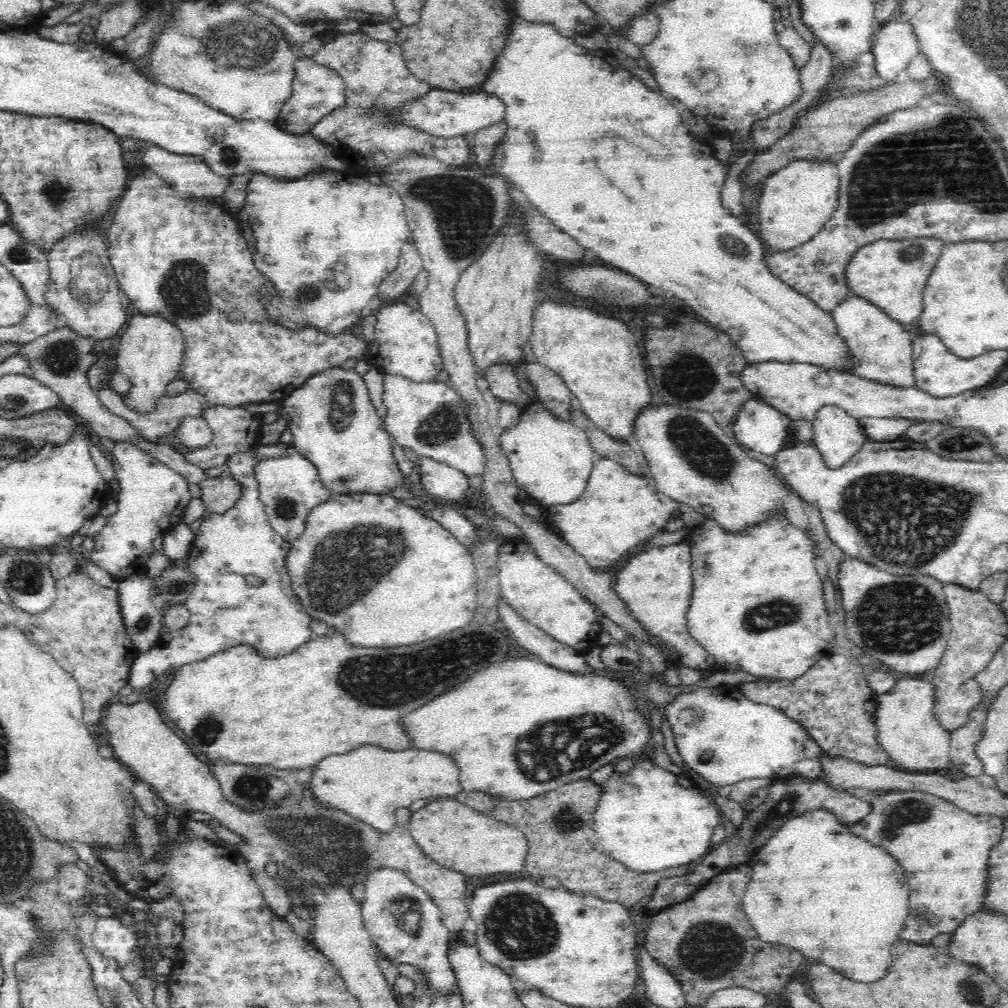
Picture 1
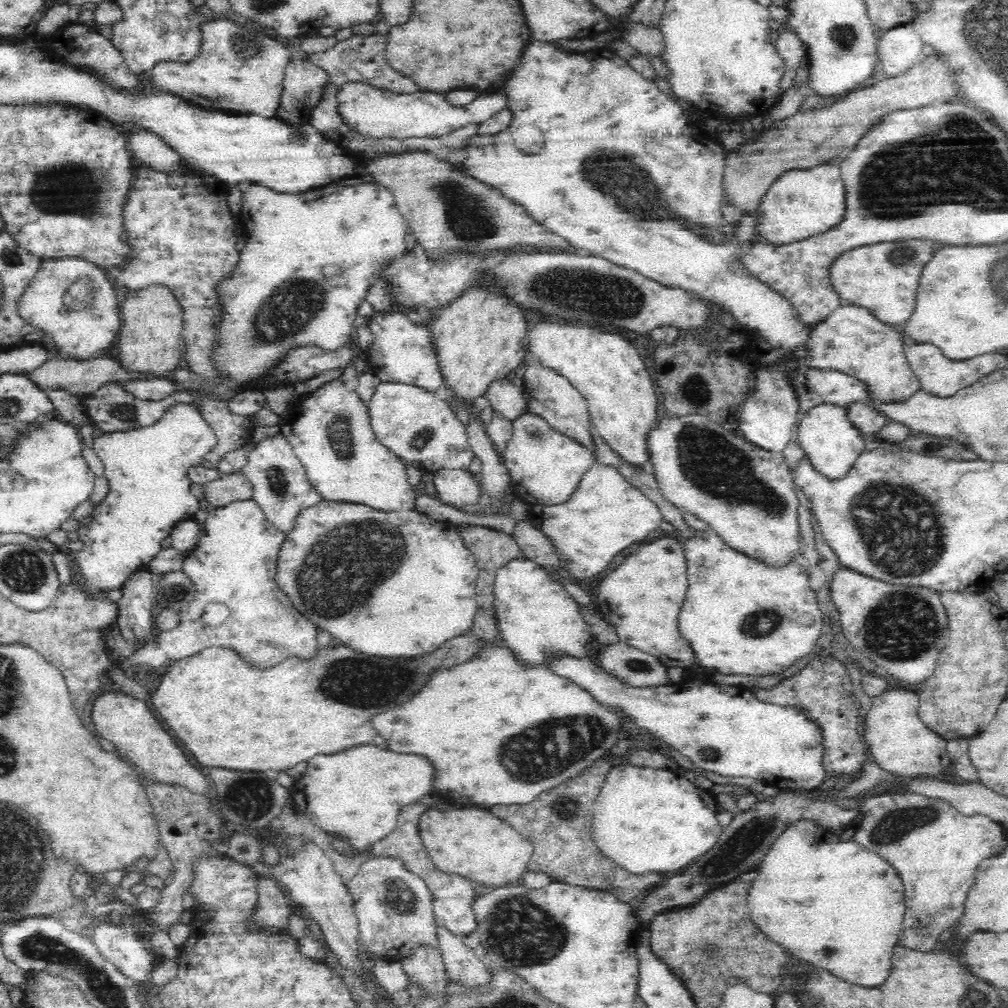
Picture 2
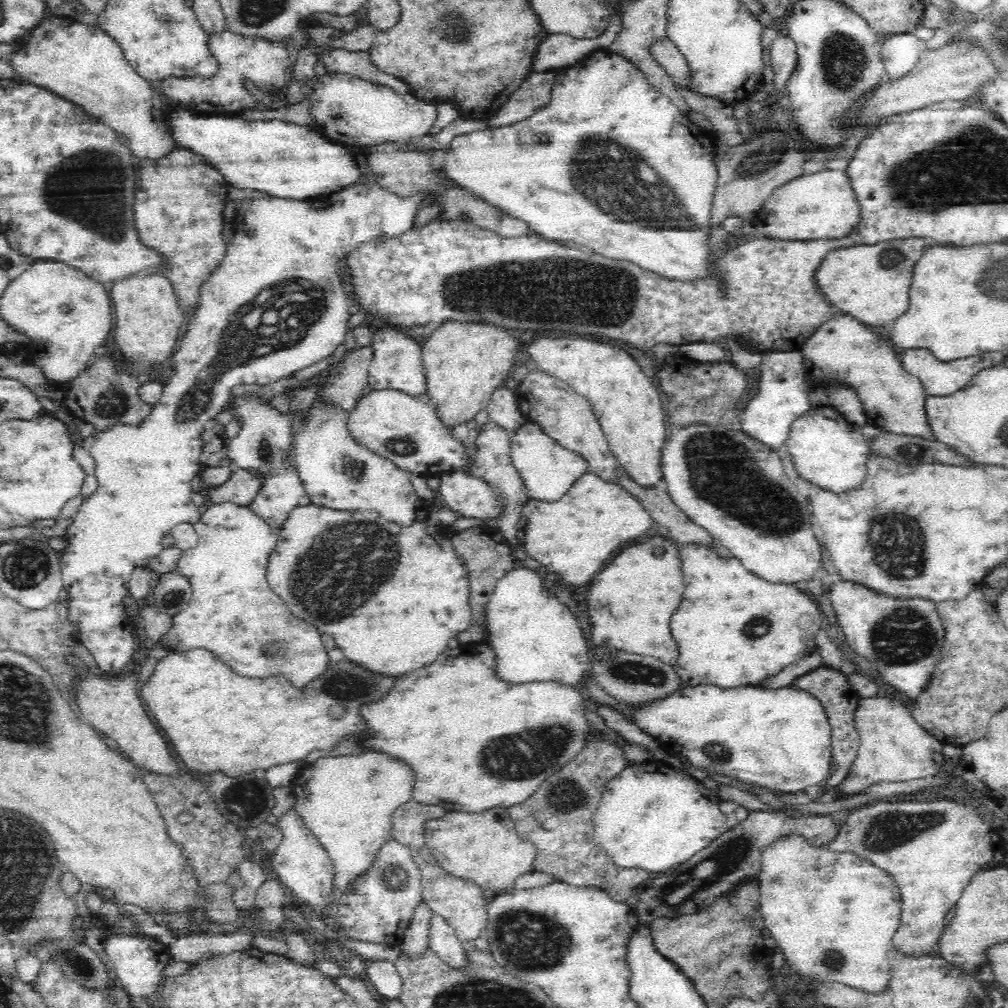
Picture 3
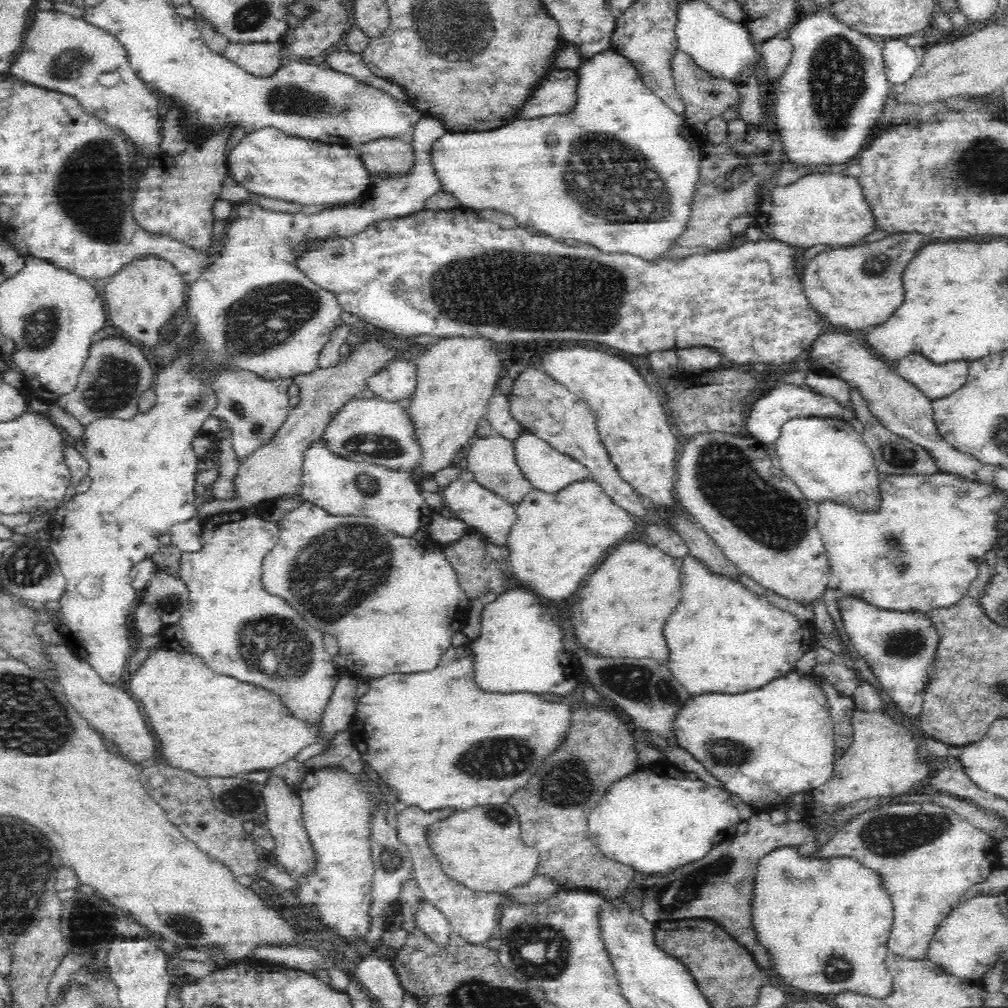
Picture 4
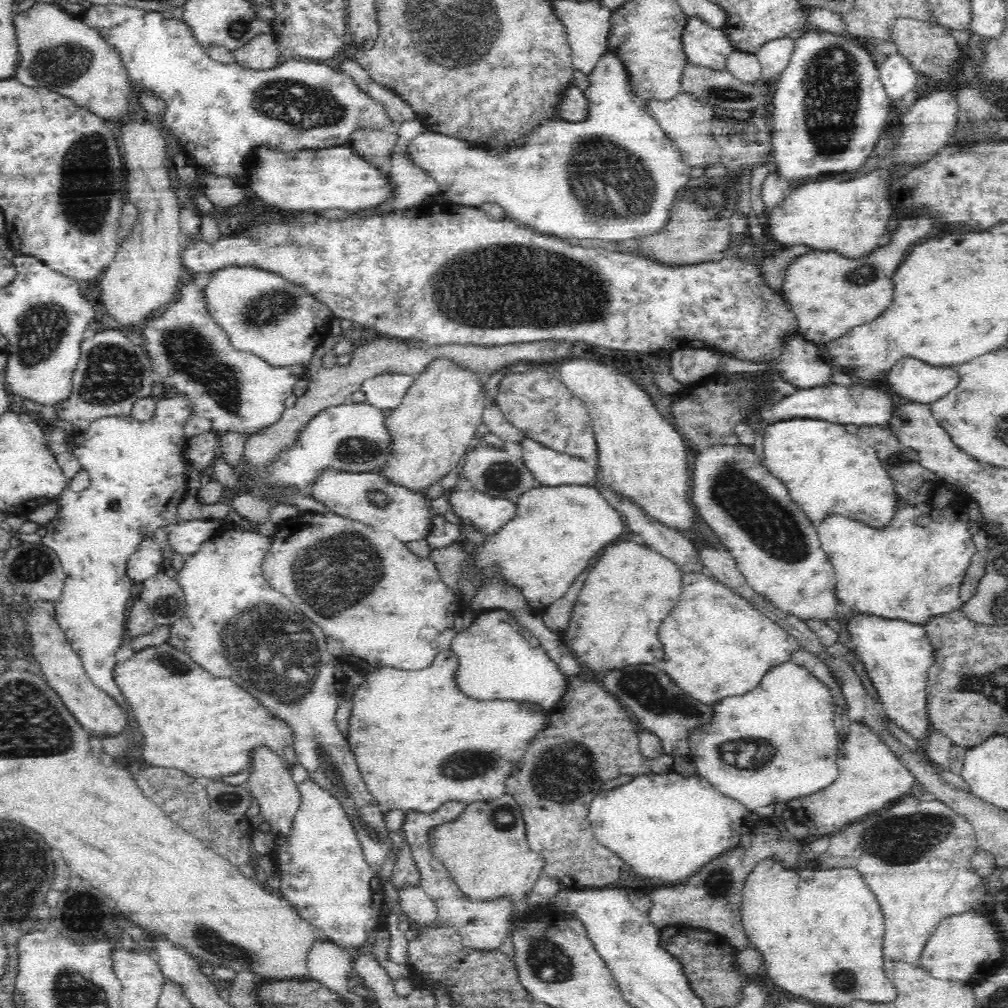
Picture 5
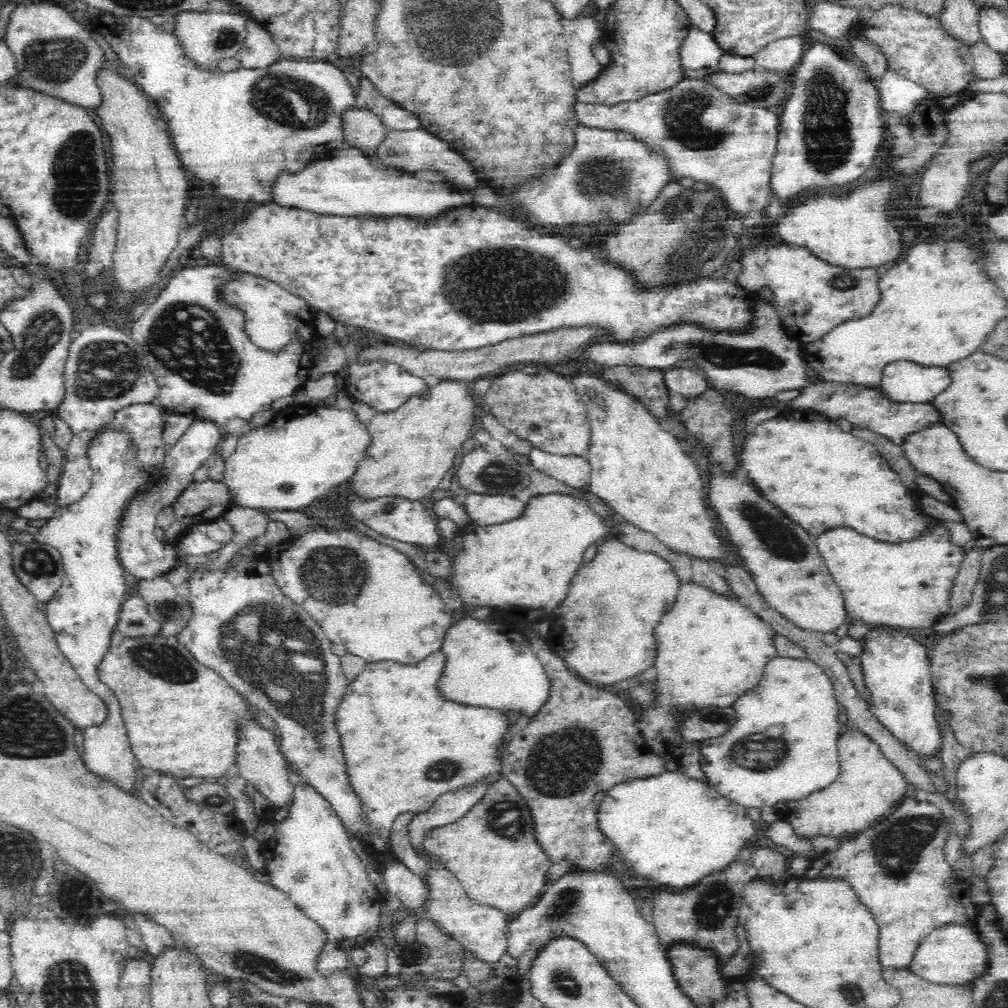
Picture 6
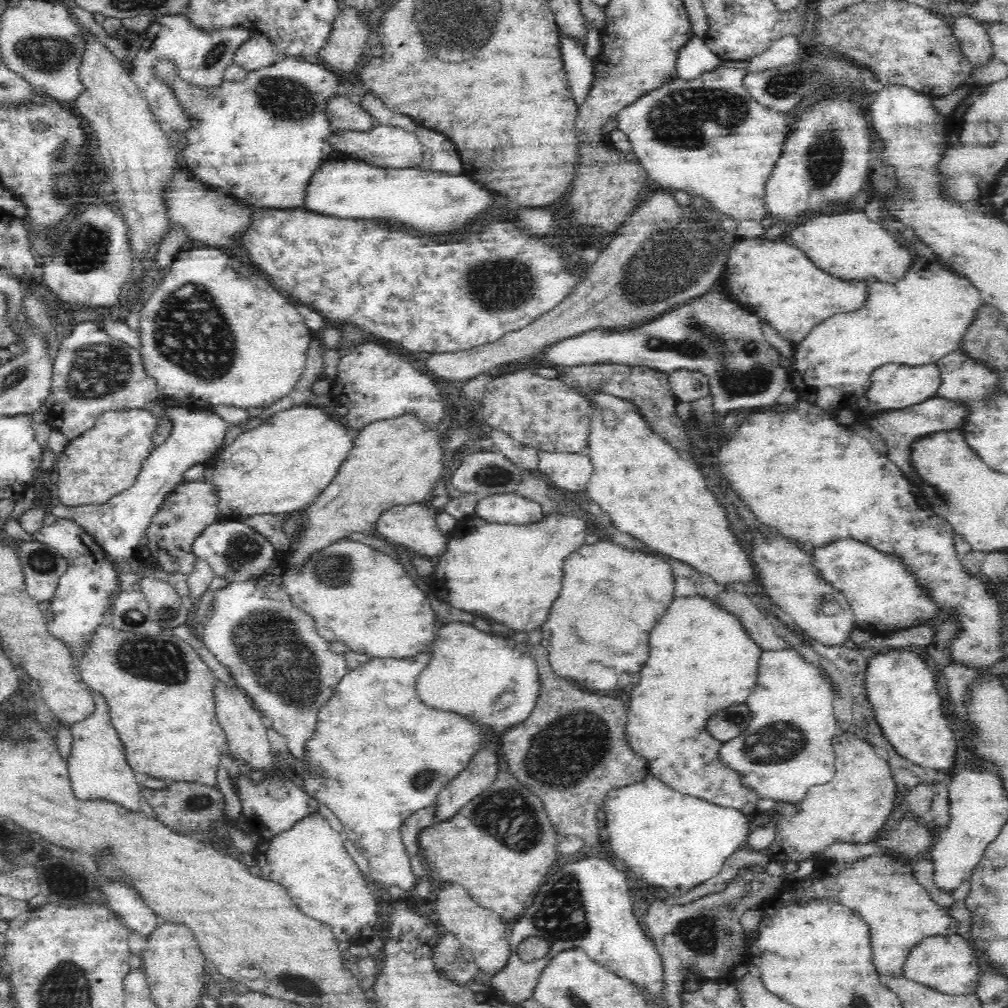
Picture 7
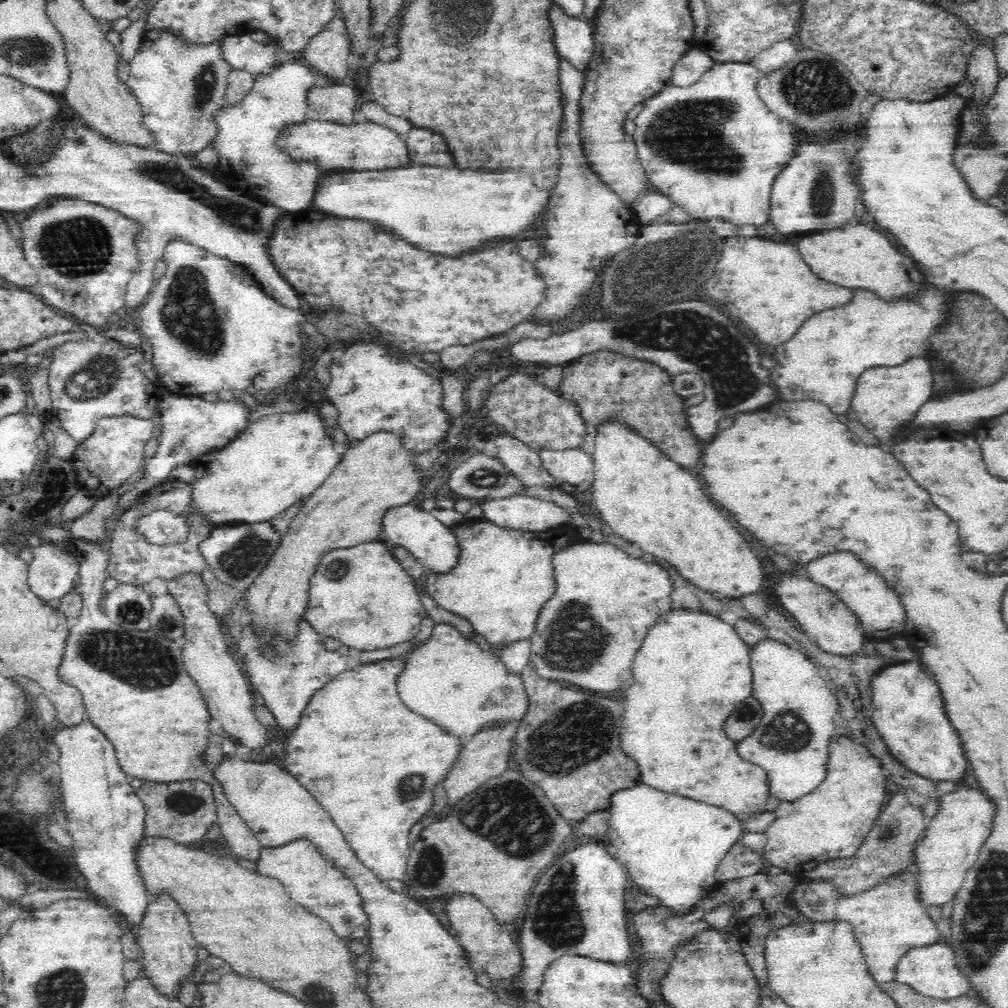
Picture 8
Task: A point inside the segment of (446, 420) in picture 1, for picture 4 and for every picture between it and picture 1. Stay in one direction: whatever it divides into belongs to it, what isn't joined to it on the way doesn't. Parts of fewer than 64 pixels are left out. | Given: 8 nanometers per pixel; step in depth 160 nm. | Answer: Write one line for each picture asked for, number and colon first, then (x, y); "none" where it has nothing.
2: (415, 425)
3: (400, 428)
4: (369, 430)

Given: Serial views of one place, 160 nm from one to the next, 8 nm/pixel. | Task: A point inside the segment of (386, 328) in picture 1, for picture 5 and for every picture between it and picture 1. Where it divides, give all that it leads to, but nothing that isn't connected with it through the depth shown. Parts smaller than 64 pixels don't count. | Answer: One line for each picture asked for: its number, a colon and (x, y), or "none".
2: (402, 351)
3: (397, 365)
4: (397, 381)
5: (383, 391)

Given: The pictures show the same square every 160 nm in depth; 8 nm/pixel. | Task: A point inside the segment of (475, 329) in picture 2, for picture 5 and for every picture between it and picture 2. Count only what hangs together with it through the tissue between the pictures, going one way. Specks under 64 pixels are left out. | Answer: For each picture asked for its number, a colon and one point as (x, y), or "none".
3: (464, 364)
4: (456, 377)
5: (430, 430)

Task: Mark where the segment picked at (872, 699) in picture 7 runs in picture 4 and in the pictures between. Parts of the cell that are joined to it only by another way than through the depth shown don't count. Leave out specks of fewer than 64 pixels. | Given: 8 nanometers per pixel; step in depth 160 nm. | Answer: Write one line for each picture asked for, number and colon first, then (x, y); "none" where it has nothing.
4: (900, 648)
5: (897, 655)
6: (897, 672)

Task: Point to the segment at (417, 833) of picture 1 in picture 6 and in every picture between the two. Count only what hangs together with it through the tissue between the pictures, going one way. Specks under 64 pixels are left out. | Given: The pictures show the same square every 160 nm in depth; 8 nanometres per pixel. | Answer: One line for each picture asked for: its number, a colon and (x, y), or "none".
2: (474, 843)
3: (485, 848)
4: (474, 847)
5: (488, 860)
6: (492, 850)

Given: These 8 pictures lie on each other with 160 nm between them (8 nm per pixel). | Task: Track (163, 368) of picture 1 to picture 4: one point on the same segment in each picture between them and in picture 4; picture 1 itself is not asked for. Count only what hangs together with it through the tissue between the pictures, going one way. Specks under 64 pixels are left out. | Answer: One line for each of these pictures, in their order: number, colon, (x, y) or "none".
2: (151, 330)
3: (147, 316)
4: (146, 293)

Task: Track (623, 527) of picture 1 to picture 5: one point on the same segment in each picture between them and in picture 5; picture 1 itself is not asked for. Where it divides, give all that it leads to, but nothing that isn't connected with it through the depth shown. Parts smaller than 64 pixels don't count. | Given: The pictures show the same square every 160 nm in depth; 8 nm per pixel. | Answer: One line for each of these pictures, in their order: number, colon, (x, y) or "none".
2: (605, 514)
3: (574, 536)
4: (557, 538)
5: (556, 530)

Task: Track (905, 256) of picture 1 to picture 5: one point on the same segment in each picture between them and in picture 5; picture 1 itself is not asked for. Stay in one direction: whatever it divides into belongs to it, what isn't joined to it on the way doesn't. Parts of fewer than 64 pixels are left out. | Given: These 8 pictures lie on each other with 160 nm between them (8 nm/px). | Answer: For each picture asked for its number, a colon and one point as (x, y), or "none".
2: (882, 278)
3: (869, 282)
4: (850, 288)
5: (827, 294)

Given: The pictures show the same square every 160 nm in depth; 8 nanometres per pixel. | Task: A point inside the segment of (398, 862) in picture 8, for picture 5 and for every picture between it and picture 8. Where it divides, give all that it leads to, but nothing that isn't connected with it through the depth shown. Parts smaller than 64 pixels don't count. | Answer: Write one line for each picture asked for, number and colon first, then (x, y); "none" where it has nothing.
5: (398, 716)
6: (403, 745)
7: (411, 752)

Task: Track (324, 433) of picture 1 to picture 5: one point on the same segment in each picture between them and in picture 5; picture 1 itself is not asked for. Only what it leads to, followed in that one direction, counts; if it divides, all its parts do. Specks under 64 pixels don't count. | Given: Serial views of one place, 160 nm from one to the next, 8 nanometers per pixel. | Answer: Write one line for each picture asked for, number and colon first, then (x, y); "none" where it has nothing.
2: (329, 430)
3: (336, 473)
4: (343, 488)
5: (368, 498)

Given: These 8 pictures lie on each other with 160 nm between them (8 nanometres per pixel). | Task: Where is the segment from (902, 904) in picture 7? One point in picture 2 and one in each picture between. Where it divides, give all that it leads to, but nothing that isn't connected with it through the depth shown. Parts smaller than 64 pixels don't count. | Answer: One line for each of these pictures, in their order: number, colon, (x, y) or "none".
2: (935, 849)
3: (930, 848)
4: (928, 856)
5: (914, 855)
6: (896, 868)

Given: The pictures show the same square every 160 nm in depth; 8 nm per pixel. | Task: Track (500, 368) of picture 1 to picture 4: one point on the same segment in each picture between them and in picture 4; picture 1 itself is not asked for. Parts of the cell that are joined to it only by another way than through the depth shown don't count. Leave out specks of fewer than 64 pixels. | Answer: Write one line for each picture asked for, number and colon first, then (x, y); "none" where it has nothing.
2: (507, 400)
3: (503, 410)
4: (498, 414)

